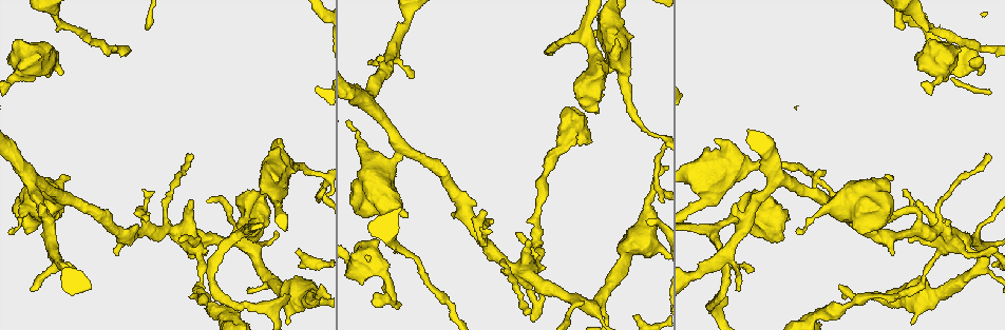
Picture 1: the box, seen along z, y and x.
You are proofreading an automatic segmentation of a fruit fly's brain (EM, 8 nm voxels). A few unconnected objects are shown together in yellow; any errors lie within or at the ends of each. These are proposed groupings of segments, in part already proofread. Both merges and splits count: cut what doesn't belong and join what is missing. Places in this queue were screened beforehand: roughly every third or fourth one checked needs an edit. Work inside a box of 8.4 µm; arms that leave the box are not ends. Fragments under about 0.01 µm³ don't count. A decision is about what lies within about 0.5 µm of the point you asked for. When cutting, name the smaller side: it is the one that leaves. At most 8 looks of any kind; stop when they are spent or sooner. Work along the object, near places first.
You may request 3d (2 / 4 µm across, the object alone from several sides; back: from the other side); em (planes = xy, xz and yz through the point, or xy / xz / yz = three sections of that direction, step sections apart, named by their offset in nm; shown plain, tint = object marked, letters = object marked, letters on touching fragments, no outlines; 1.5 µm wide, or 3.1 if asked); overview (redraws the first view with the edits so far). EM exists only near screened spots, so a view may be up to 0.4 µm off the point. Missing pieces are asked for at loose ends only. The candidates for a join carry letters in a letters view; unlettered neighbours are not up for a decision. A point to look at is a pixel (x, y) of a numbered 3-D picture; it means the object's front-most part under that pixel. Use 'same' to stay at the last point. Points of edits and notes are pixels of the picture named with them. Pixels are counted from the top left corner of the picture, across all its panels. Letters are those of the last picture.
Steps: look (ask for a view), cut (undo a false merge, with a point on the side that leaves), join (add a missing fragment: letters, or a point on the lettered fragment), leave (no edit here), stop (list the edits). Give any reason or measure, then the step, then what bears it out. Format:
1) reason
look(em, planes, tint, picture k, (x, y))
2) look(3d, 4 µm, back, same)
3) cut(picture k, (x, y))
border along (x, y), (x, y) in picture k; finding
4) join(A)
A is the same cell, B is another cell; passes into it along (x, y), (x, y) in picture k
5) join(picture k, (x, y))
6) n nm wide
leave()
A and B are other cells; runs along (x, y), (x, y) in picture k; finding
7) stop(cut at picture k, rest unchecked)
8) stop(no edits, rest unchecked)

sudden change in width
look(3d, 4 µm, back, picture 1, (224, 312))

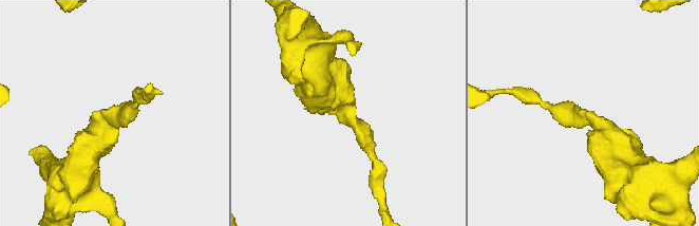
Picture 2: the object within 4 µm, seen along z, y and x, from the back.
arms of 170, 500 nm; shape alone is not enough
look(em, xy, step 8, tint, picture 2, (346, 111))

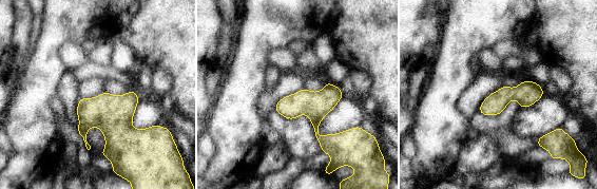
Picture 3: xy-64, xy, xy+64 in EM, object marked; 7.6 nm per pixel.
another direction
look(em, planes, letters, same)

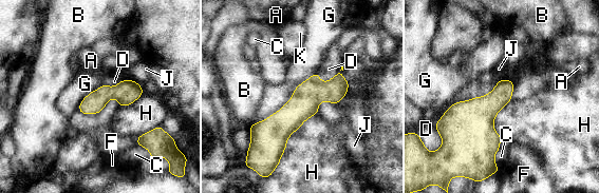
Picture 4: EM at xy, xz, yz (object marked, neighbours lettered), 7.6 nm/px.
160 nm wide
leave()
A, B, C, D, F, G, H, J and K are other cells; border along (316, 71), (276, 112), (256, 123) in picture 4; one neuron here

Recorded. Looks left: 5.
a narrow waist
look(3d, 4 µm, picture 1, (541, 249))

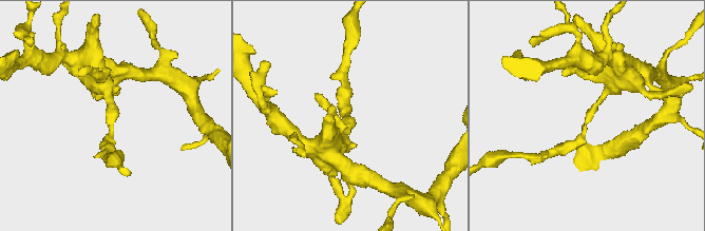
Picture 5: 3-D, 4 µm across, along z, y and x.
arms of 180, 200 nm
look(em, xy, step 4, tint, picture 5, (113, 130))

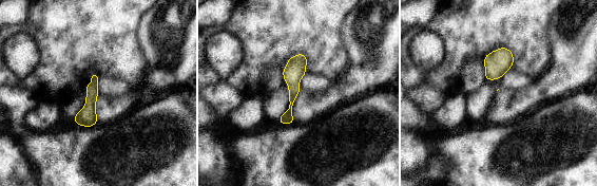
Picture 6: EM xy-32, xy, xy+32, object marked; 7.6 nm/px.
cut it another way
look(em, yz, step 4, letters, same)

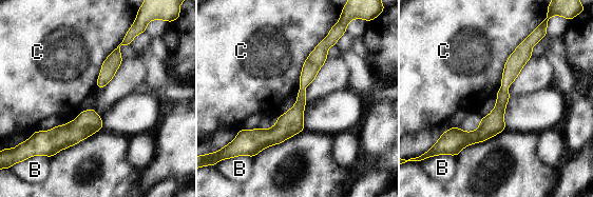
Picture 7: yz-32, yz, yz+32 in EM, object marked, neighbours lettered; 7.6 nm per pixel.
C touches over 550 nm
leave()
B and C are other cells; border along (531, 33), (504, 63), (496, 96) in picture 7; all the same neuron

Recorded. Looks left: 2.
stop(no edits, rest unchecked)

